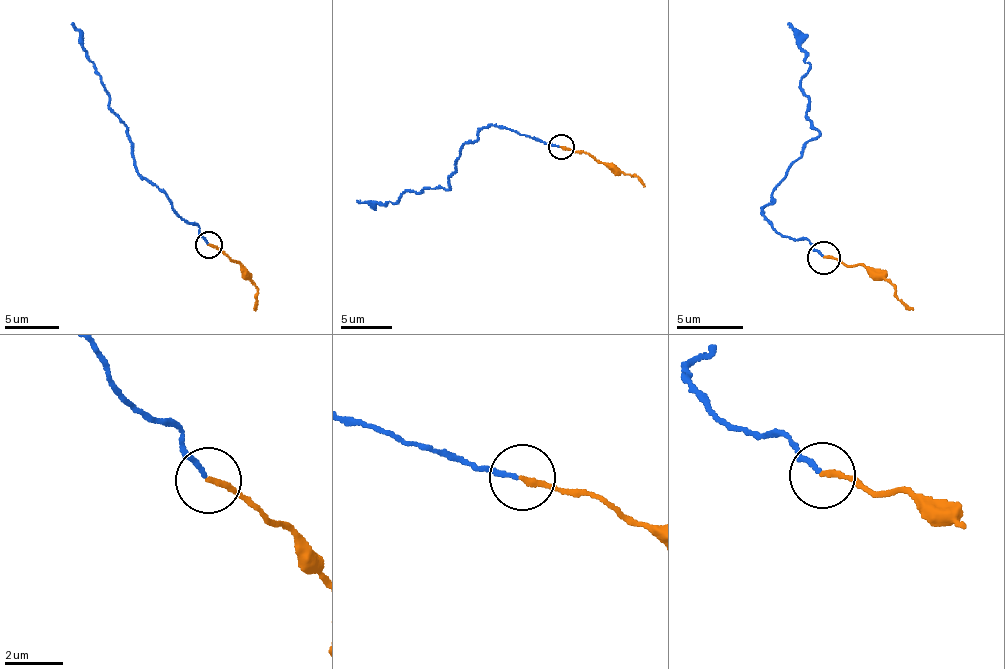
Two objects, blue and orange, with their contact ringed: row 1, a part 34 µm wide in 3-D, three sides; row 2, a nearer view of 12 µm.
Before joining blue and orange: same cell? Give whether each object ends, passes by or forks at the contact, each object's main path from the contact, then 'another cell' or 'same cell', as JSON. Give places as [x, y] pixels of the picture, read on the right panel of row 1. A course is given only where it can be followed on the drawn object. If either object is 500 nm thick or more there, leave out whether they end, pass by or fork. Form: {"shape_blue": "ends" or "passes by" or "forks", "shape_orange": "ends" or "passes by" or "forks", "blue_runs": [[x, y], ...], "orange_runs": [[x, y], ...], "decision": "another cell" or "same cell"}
{"shape_blue": "ends", "shape_orange": "ends", "blue_runs": [[822, 255], [801, 238], [783, 236], [762, 210], [820, 133], [805, 112], [802, 36], [789, 22]], "orange_runs": [[823, 258], [839, 258], [871, 272], [895, 289], [913, 309]], "decision": "same cell"}

